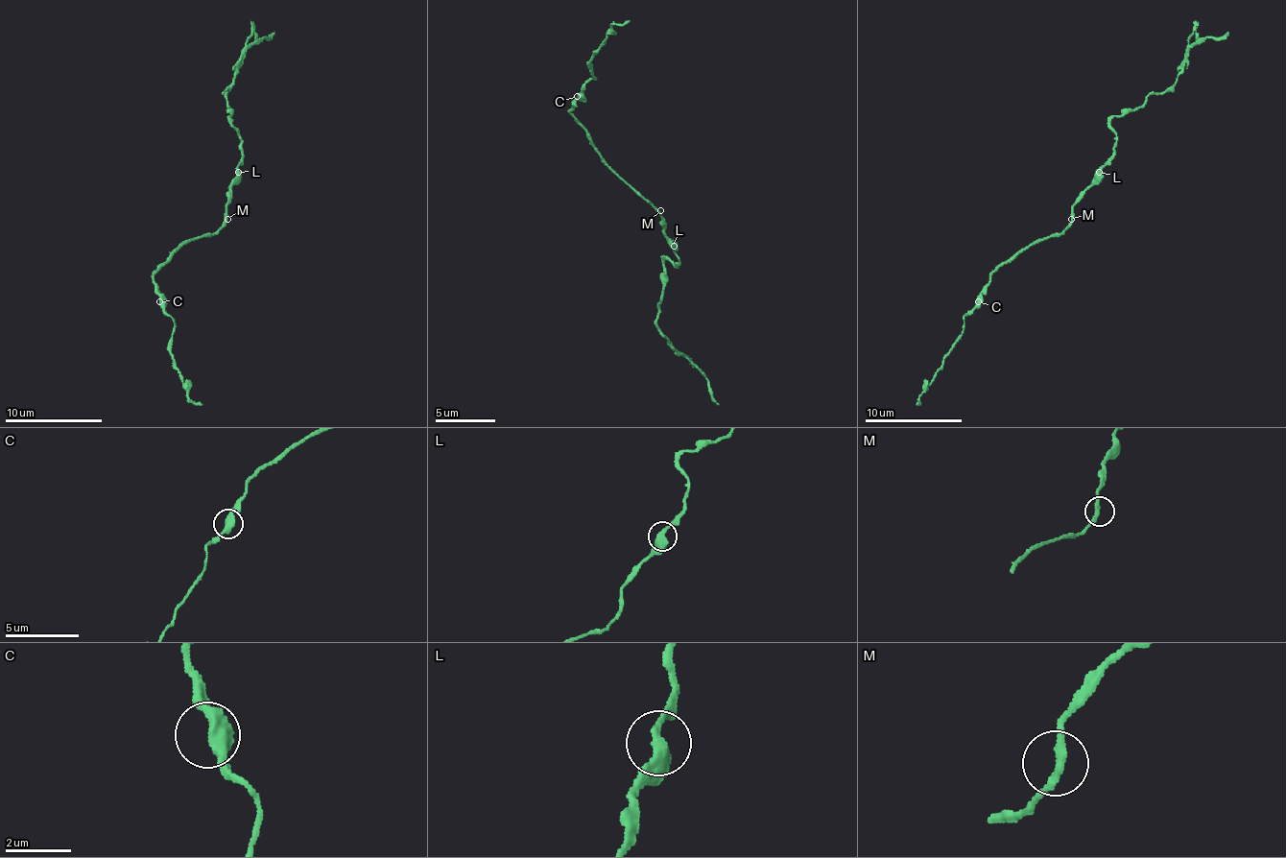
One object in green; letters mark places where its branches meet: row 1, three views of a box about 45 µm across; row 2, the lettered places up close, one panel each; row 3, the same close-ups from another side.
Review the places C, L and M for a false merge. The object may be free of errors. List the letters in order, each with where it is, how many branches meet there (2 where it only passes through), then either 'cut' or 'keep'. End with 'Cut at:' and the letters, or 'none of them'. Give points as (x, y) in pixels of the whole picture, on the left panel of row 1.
C: (159, 301) | 2 | keep
L: (238, 172) | 2 | cut
M: (227, 219) | 2 | keep
Cut at: L

